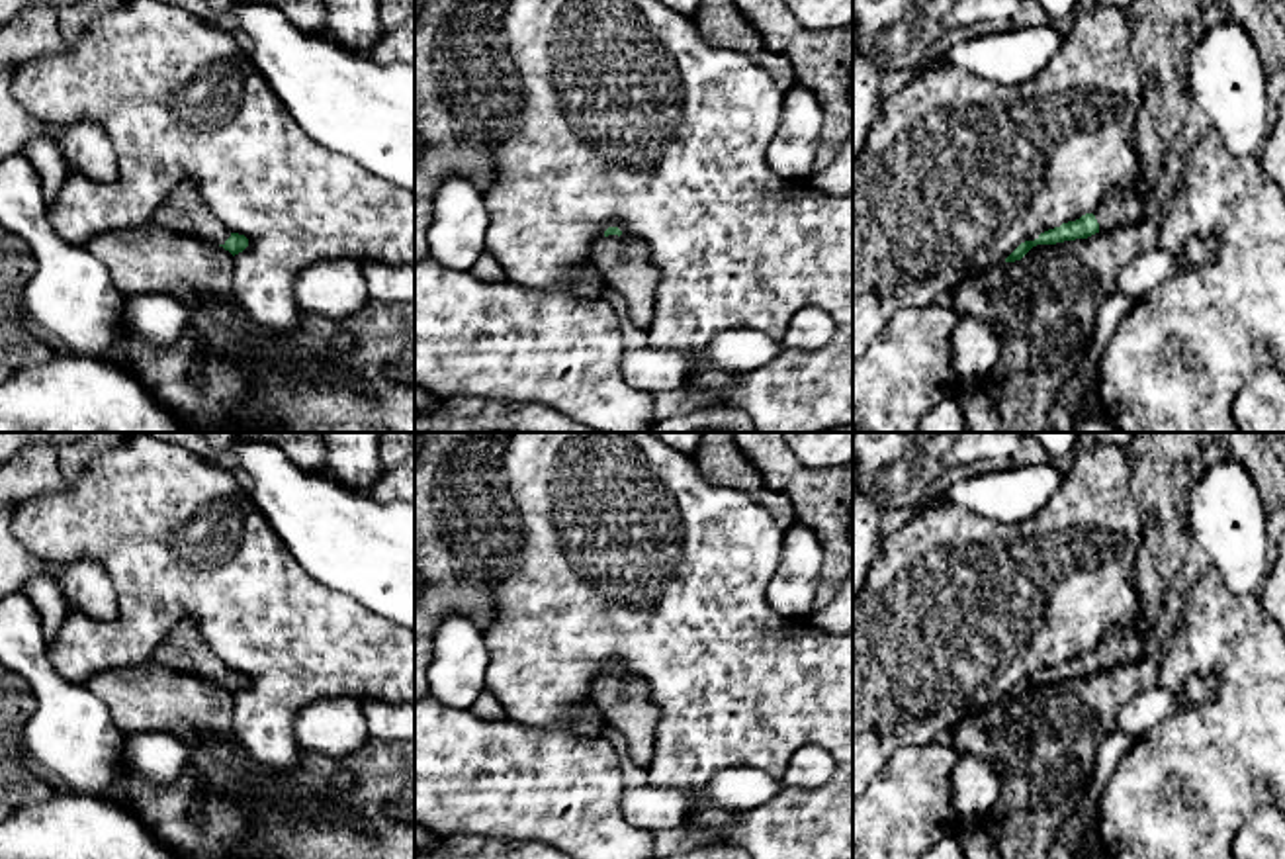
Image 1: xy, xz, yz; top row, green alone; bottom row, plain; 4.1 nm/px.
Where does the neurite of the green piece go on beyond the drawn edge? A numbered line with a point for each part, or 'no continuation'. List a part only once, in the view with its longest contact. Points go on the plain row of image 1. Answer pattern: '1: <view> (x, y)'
1: xy (184, 650)

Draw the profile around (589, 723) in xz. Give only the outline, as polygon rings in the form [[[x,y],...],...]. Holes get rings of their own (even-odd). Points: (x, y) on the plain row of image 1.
[[[591,697],[577,718],[573,732],[579,736],[597,738],[597,736],[602,736],[606,726],[608,726],[606,720],[598,712],[598,708]]]

